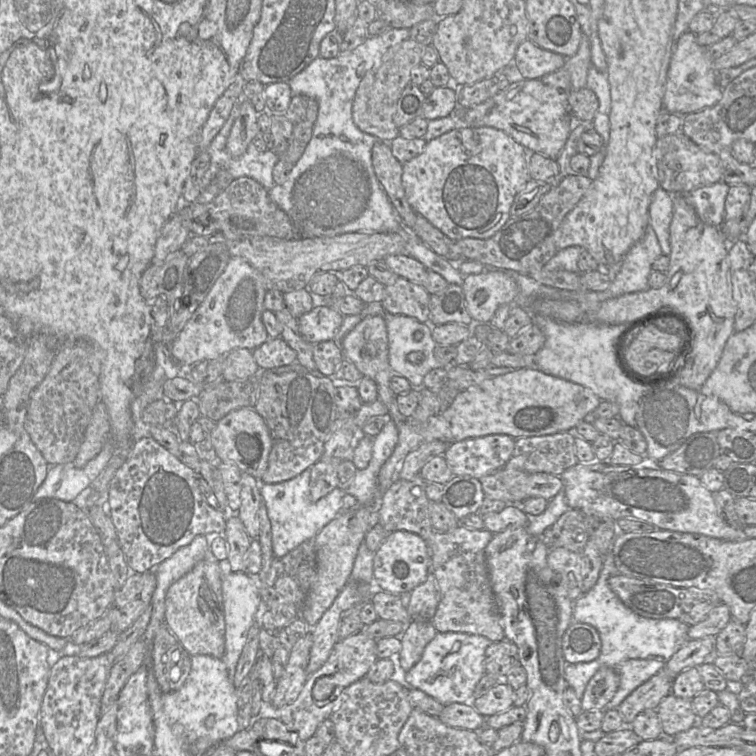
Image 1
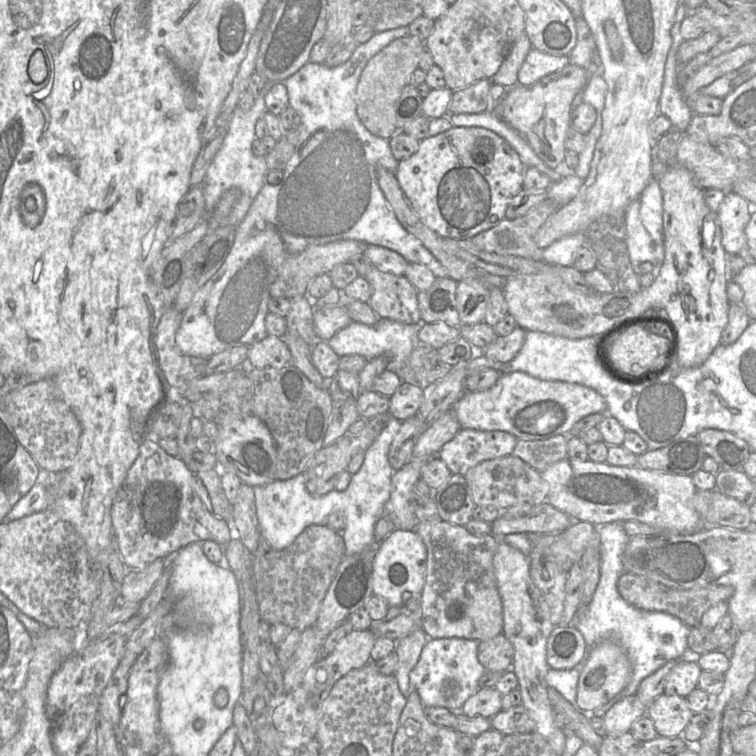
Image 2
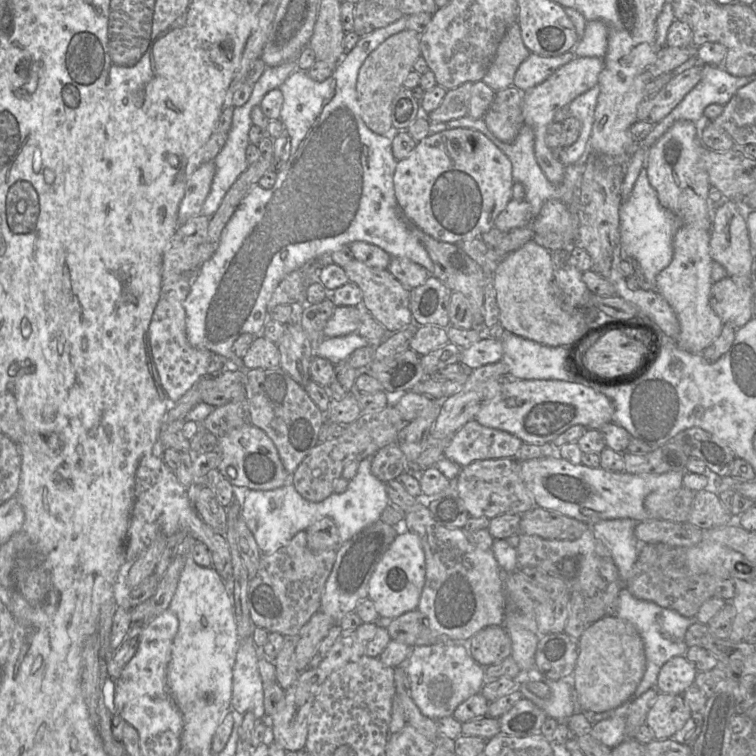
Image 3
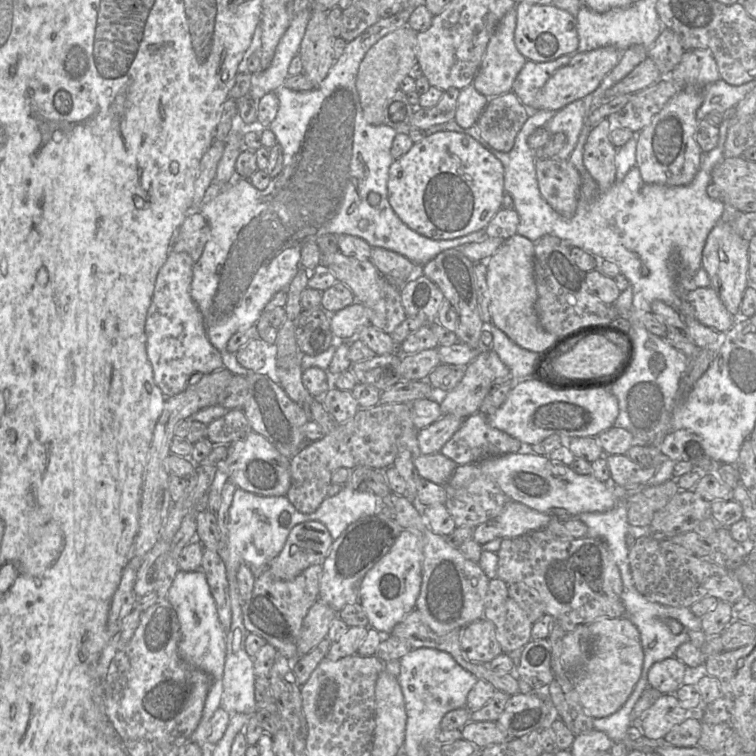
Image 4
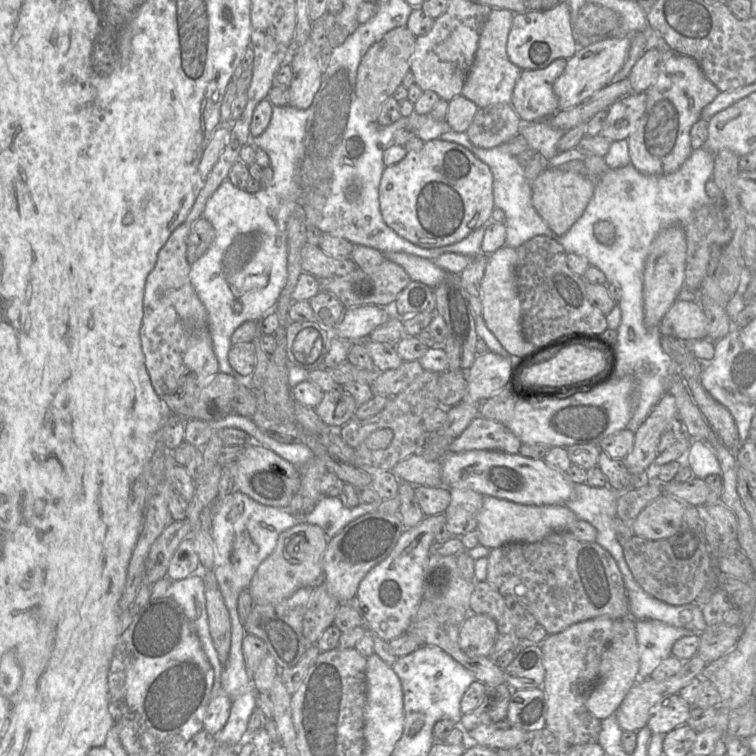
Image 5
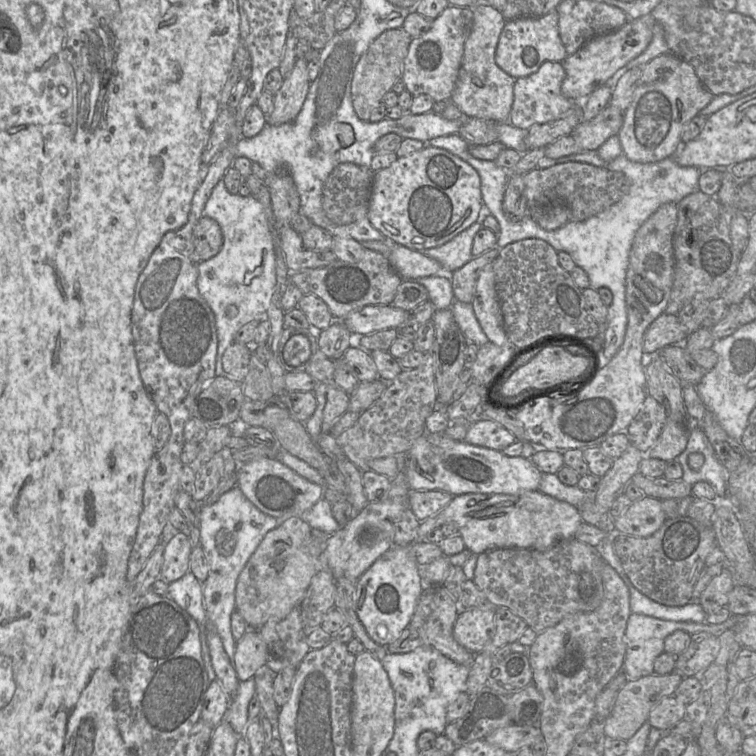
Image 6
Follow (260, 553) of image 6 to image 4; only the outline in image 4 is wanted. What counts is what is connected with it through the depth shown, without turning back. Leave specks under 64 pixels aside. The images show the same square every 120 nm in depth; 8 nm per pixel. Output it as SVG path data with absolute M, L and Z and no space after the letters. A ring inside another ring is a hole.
M306 521L294 526L281 552L267 566L270 574L281 580L291 580L314 564L322 564L333 539L319 521Z

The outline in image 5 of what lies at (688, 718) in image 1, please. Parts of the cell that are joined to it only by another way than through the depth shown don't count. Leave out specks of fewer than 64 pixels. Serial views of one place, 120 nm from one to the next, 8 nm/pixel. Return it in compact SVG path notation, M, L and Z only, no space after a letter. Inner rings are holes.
M678 694L668 695L650 710L646 726L652 733L667 734L687 723L690 709Z

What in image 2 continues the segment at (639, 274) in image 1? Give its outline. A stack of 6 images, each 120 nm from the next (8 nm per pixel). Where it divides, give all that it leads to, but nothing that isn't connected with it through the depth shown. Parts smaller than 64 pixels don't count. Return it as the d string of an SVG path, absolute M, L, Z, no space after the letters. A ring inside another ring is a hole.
M636 198L628 205L624 216L630 261L632 266L638 266L643 262L652 262L654 265L658 265L656 264L653 241L641 222L639 209L639 198Z

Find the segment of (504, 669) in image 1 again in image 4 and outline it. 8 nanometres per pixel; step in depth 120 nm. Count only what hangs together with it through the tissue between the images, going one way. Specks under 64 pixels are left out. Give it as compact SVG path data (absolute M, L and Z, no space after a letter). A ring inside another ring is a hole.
M484 617L463 628L460 645L465 657L475 663L489 663L502 653L496 626Z

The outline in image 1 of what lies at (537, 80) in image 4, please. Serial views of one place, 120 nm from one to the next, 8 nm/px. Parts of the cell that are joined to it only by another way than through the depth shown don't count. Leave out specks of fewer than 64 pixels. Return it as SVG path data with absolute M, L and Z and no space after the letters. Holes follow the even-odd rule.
M526 39L517 47L513 65L523 79L536 79L561 69L565 61L564 56Z

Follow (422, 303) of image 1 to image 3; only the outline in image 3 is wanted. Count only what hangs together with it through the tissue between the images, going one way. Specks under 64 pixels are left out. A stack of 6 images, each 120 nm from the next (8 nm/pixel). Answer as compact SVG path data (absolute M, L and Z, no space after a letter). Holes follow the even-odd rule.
M353 259L343 267L350 282L355 283L362 291L361 307L369 312L387 331L392 334L413 323L409 308L410 289L403 286L387 269L370 267L363 262Z

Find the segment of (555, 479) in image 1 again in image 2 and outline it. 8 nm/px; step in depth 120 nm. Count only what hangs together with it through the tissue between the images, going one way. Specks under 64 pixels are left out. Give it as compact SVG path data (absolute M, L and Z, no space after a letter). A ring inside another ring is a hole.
M512 455L485 460L469 469L464 476L476 506L495 508L503 512L522 503L536 506L547 502L549 485L542 478L541 471Z

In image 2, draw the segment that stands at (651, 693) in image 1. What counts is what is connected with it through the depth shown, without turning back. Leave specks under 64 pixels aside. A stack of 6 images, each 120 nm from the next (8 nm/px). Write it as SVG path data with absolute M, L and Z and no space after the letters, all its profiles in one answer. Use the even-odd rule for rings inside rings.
M635 695L624 698L603 716L605 734L619 736L631 731L635 721L646 714L647 708Z

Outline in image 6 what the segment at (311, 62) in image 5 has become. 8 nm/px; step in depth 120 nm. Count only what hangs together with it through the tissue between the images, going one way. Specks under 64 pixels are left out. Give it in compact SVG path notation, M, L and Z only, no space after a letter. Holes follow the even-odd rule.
M305 58L297 59L292 70L285 76L282 87L273 96L274 109L267 116L267 124L292 122L300 113L311 83L307 63Z

